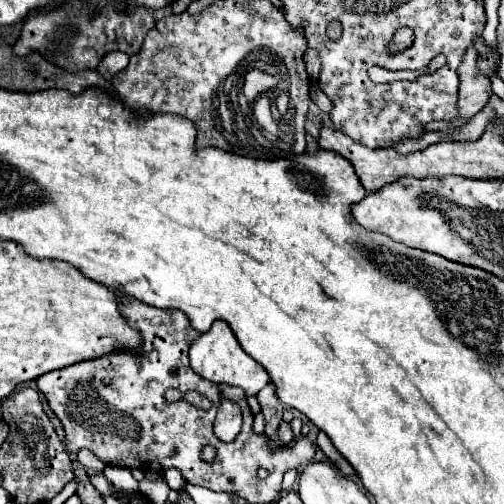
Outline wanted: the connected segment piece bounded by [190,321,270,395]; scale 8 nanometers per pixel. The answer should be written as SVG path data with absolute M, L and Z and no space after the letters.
M214 321L210 331L200 335L190 345L190 365L192 365L192 371L198 373L200 377L204 377L212 383L226 383L232 387L240 387L240 389L244 389L246 395L256 395L262 387L266 387L270 383L266 369L262 369L260 363L256 363L252 357L248 357L240 349L240 345L226 321Z

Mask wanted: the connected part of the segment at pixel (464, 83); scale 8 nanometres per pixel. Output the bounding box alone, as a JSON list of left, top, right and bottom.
[458,47,490,119]

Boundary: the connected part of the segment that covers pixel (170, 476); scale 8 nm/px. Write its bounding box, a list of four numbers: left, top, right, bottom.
[164,469,186,491]

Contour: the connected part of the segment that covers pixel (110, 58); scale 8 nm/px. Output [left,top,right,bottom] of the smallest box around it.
[96,51,128,81]

